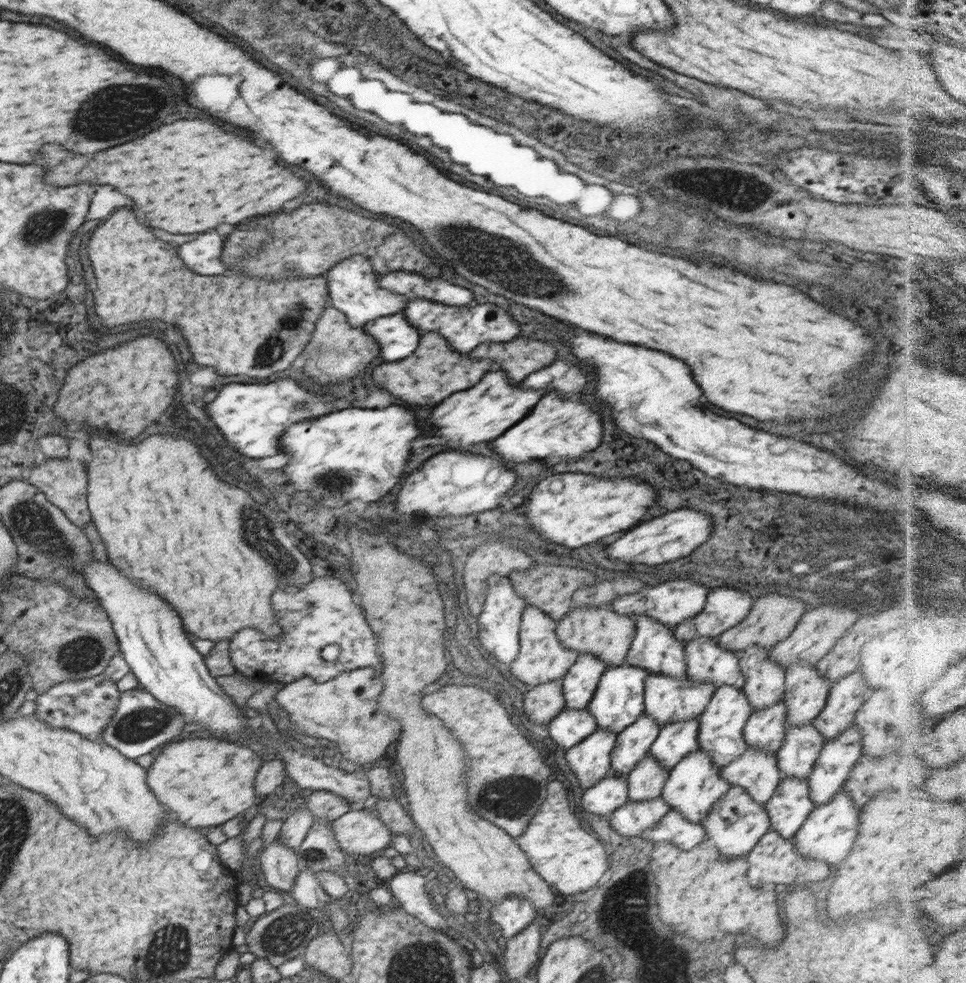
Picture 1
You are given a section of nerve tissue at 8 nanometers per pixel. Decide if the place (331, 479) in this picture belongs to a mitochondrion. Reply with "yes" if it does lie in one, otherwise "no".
yes

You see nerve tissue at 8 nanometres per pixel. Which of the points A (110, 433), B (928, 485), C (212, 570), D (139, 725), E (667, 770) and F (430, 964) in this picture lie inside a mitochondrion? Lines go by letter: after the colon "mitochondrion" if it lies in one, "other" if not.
A: other
B: other
C: other
D: mitochondrion
E: other
F: mitochondrion

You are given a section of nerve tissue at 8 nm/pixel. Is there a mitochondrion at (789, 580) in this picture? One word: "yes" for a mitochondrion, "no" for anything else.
no

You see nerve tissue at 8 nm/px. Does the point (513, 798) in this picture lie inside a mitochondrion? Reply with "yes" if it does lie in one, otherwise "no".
yes

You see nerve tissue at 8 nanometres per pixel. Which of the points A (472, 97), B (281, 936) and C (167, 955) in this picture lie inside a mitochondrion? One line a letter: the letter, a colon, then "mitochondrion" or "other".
A: other
B: mitochondrion
C: mitochondrion

